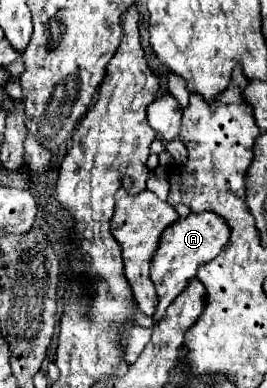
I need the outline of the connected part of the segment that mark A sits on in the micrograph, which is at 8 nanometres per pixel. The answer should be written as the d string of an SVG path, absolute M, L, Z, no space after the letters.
M214 211L190 213L188 217L178 219L170 227L164 229L160 247L158 247L158 251L154 255L154 263L152 263L152 281L154 281L156 293L158 293L158 307L152 317L154 321L164 317L166 307L172 303L172 299L176 299L178 293L184 291L188 279L192 279L196 275L198 267L202 267L204 263L214 259L214 255L218 255L218 251L222 251L228 241L230 241L230 225L226 223L226 219L222 219Z

